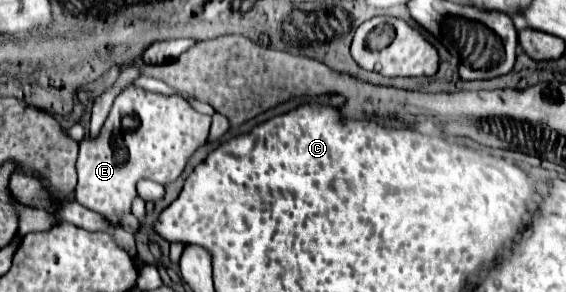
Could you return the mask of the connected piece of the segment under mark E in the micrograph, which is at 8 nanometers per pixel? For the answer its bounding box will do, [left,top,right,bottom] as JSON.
[76,87,210,229]

